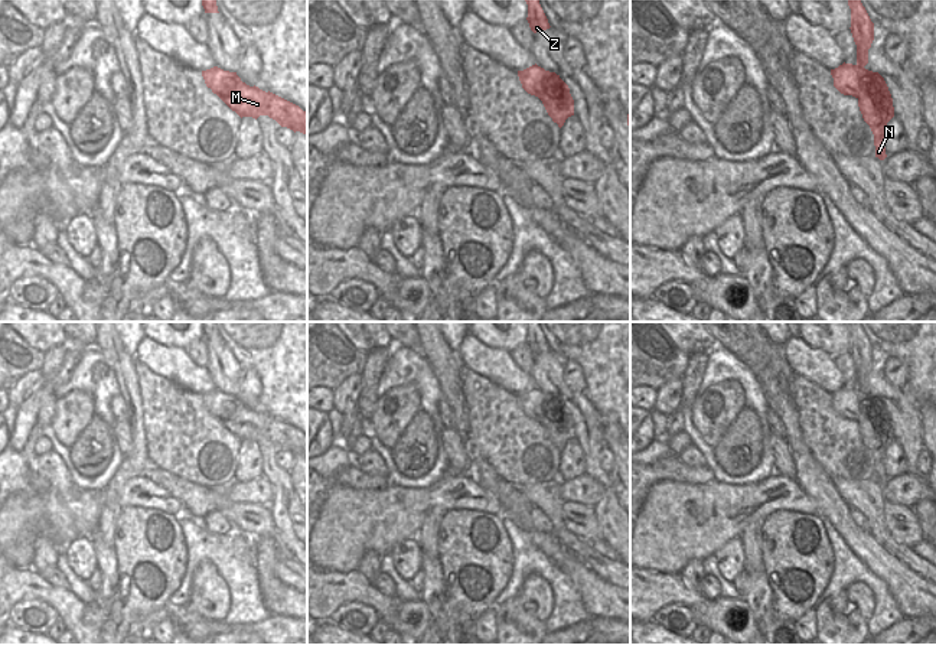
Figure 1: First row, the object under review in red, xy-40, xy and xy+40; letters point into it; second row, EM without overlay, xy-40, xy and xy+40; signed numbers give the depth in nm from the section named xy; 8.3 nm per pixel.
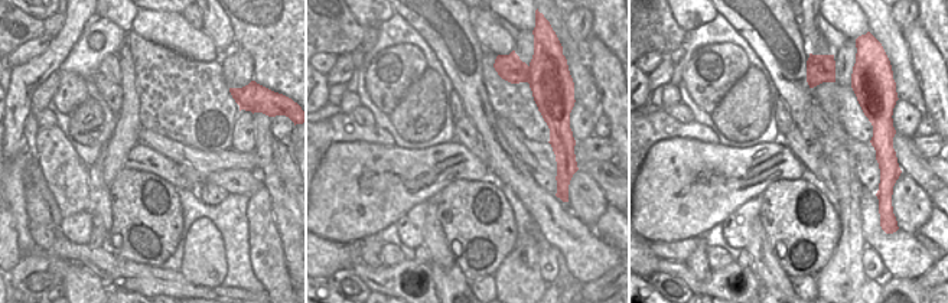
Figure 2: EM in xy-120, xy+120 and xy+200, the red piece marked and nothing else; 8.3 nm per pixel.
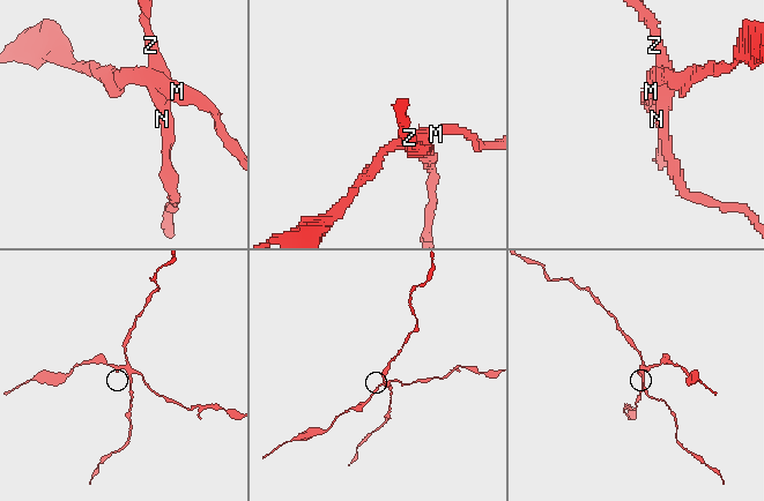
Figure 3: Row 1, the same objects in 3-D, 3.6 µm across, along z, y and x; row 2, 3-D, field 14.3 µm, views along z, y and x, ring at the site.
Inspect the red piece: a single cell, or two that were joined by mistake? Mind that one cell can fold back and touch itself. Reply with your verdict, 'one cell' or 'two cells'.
two cells

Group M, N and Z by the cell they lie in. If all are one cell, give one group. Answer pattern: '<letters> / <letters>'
M / N Z

